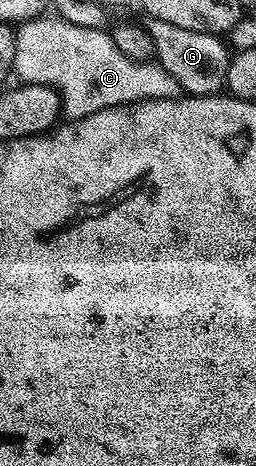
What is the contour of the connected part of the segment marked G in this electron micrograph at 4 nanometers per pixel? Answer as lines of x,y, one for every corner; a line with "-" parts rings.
151,20
149,31
155,40
155,60
166,72
171,74
179,83
180,89
188,96
214,96
224,91
227,82
227,67
231,61
228,45
222,44
218,35
210,32
198,32
197,30
185,30
181,26
173,26
173,22
161,22

